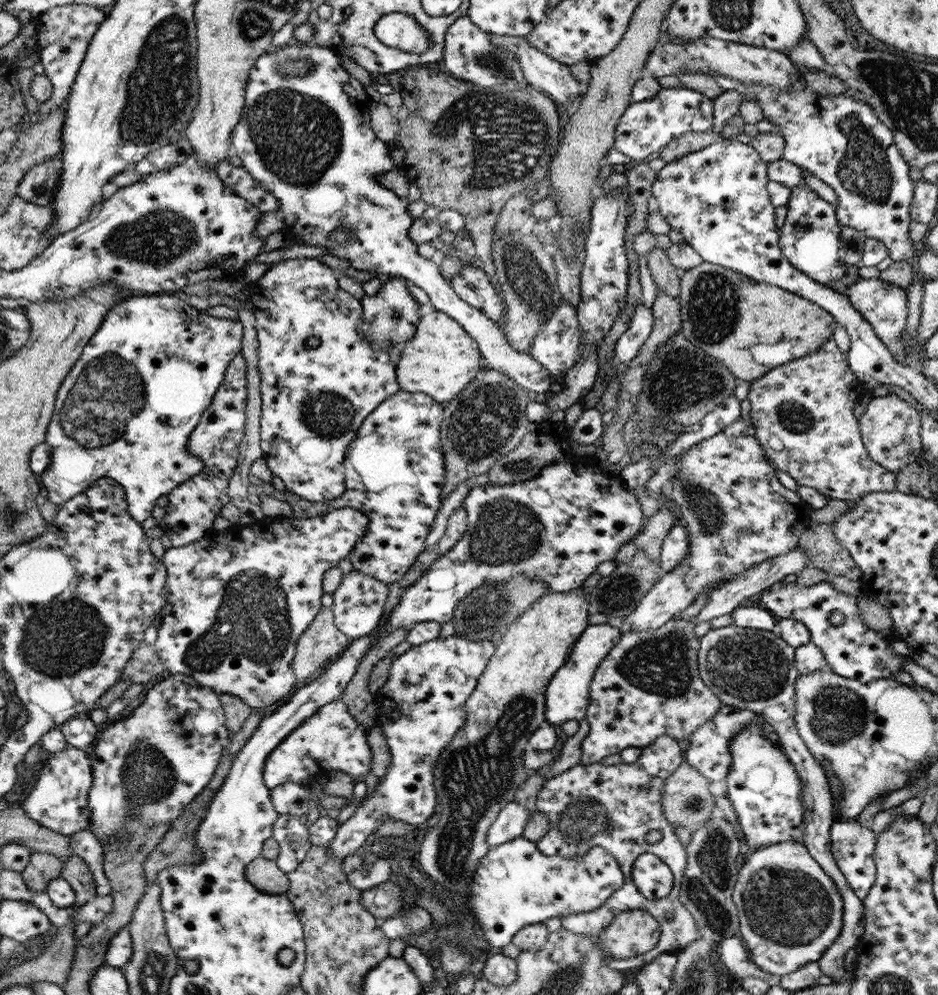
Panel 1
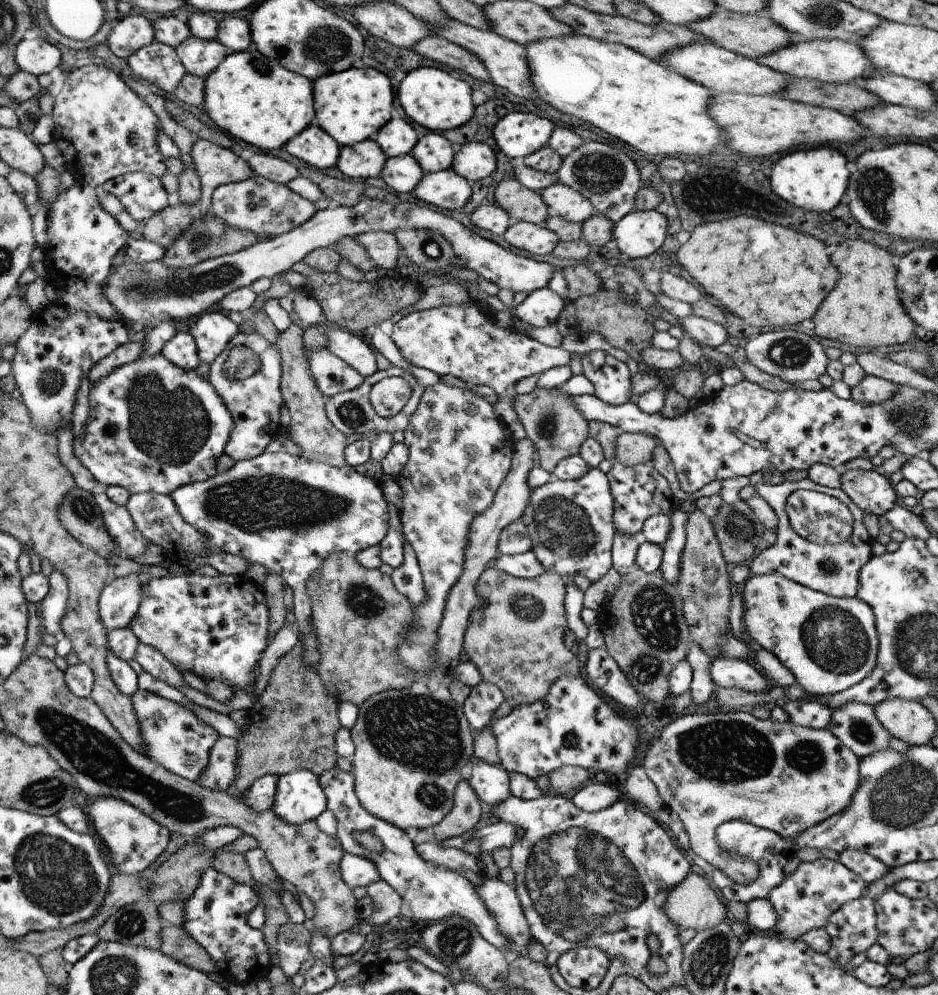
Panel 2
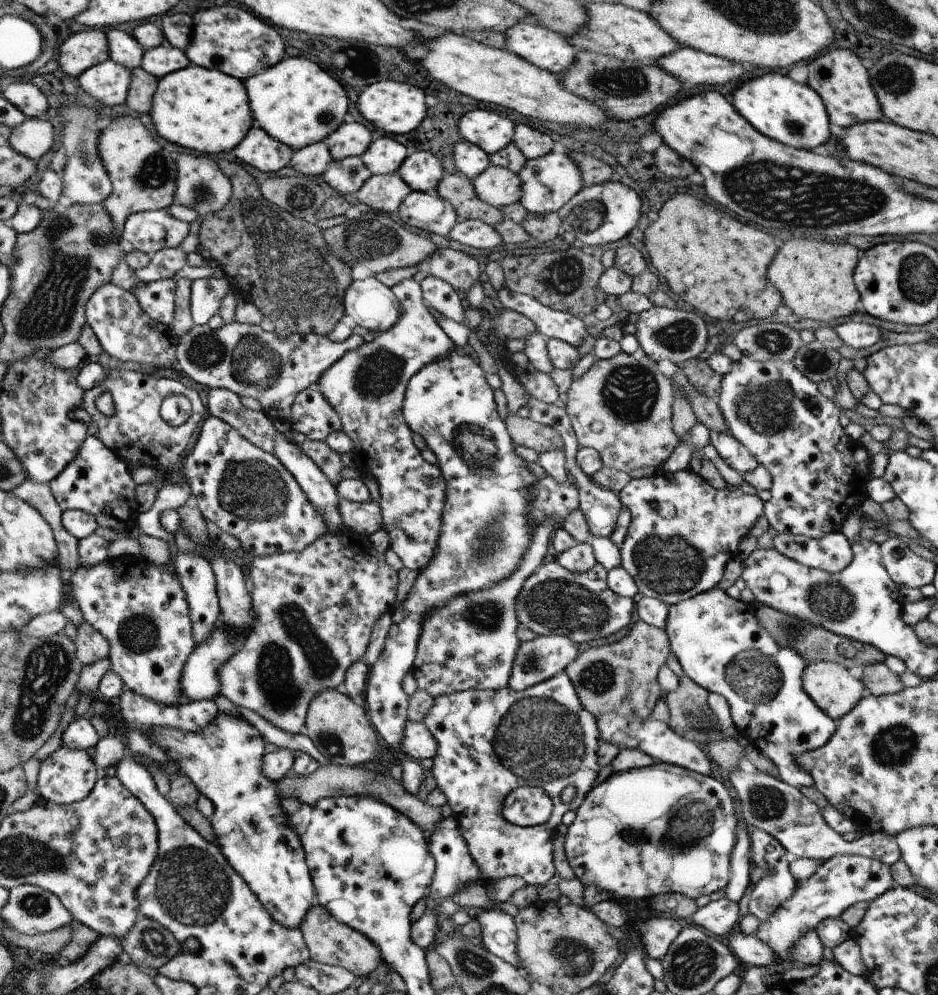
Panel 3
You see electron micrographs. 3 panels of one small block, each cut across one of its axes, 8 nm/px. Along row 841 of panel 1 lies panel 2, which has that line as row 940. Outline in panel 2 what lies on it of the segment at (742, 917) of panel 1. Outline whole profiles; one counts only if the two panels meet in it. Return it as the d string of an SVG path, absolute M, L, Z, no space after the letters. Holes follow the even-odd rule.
M822 858L815 862L801 862L798 869L781 886L772 890L767 899L778 914L778 923L772 931L790 941L801 939L810 930L825 928L827 919L840 906L861 898L864 890L867 890L867 883L839 861Z

